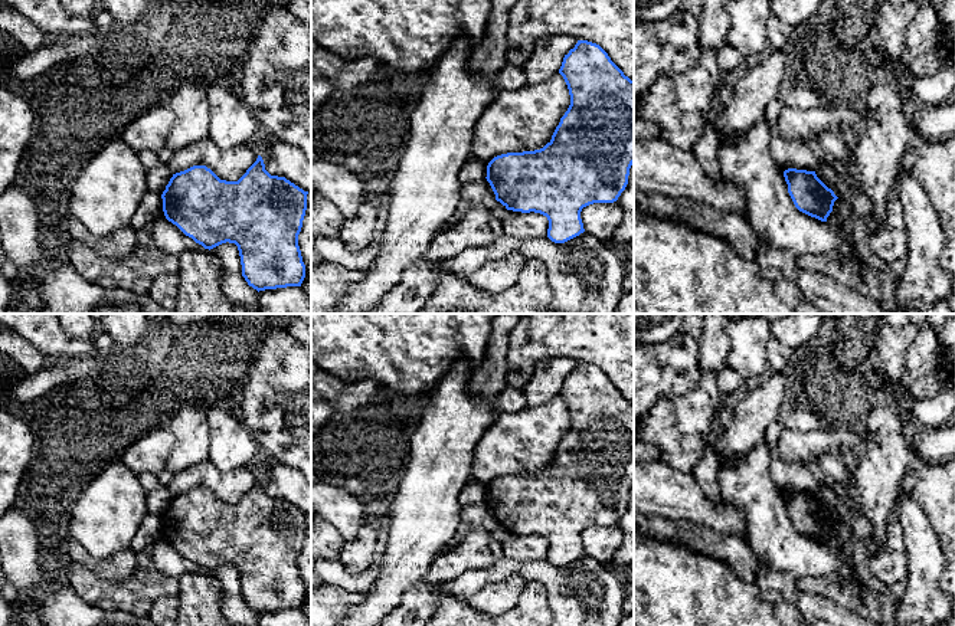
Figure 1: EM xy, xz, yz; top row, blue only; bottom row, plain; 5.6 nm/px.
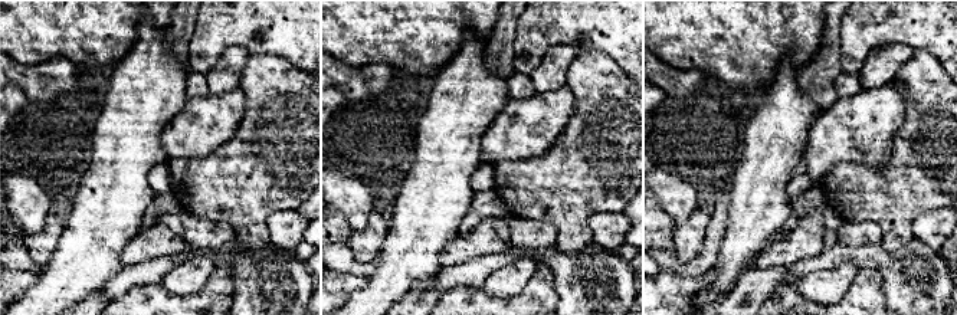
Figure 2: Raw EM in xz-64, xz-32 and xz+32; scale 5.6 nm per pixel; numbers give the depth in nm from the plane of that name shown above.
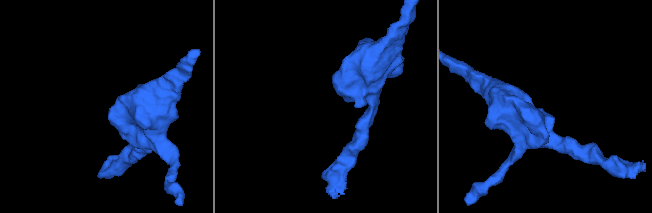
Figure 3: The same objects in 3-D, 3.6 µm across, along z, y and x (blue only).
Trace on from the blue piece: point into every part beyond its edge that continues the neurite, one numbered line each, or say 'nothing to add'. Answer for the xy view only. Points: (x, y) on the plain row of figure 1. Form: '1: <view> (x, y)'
nothing to add

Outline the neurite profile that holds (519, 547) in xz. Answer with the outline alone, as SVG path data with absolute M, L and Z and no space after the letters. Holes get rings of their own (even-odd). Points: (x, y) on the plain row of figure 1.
M508 532L501 541L503 557L520 563L539 561L547 558L549 543L540 535L521 535Z

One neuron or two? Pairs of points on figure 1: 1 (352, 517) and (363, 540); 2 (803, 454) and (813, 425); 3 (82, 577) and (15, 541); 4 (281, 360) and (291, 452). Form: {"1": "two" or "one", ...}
{"1": "two", "2": "two", "3": "two", "4": "one"}

